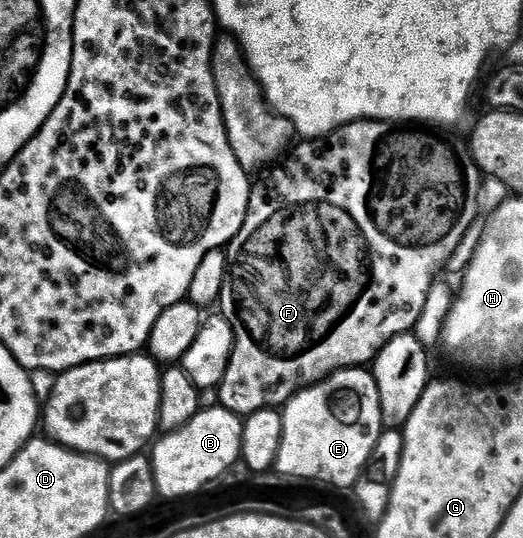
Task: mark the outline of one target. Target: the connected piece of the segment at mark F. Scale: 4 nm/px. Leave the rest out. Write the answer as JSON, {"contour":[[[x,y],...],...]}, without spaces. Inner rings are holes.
{"contour":[[[360,119],[357,123],[338,127],[333,134],[325,135],[322,139],[296,142],[286,156],[288,159],[284,158],[278,165],[272,166],[263,176],[268,175],[252,186],[245,221],[237,237],[233,237],[225,248],[227,280],[219,294],[217,307],[233,329],[235,344],[229,357],[229,369],[225,369],[225,377],[218,385],[219,406],[240,417],[270,407],[282,408],[304,387],[328,379],[346,367],[370,364],[390,339],[414,332],[422,309],[425,308],[426,295],[439,275],[438,271],[448,266],[467,231],[480,218],[479,192],[484,185],[479,166],[471,156],[470,146],[464,140],[462,143],[459,139],[446,139],[431,131],[434,130],[412,129],[391,121]]]}

